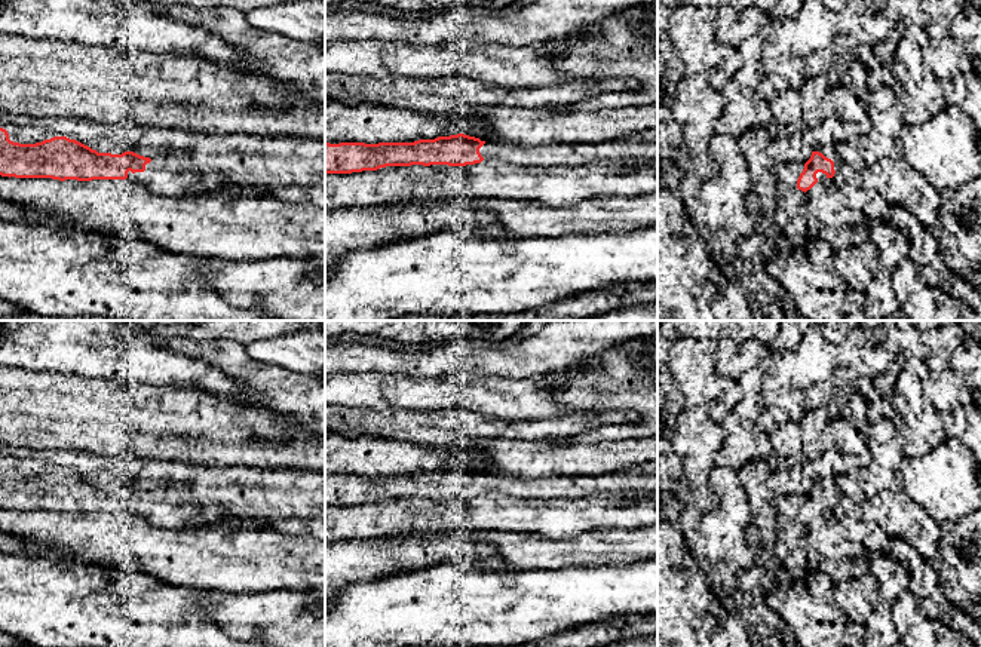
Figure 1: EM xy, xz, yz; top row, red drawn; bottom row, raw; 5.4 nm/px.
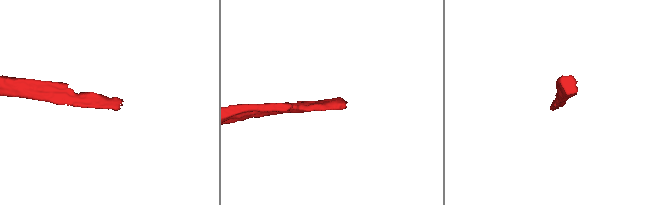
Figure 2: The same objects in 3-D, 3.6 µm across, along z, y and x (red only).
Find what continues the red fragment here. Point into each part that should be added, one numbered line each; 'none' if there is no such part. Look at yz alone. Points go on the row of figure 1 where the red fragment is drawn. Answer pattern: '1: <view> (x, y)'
1: yz (824, 146)

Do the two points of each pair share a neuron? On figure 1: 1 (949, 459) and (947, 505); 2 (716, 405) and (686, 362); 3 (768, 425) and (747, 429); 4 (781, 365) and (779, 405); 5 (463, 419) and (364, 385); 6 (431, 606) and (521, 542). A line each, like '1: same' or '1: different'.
1: same
2: same
3: different
4: same
5: different
6: different

